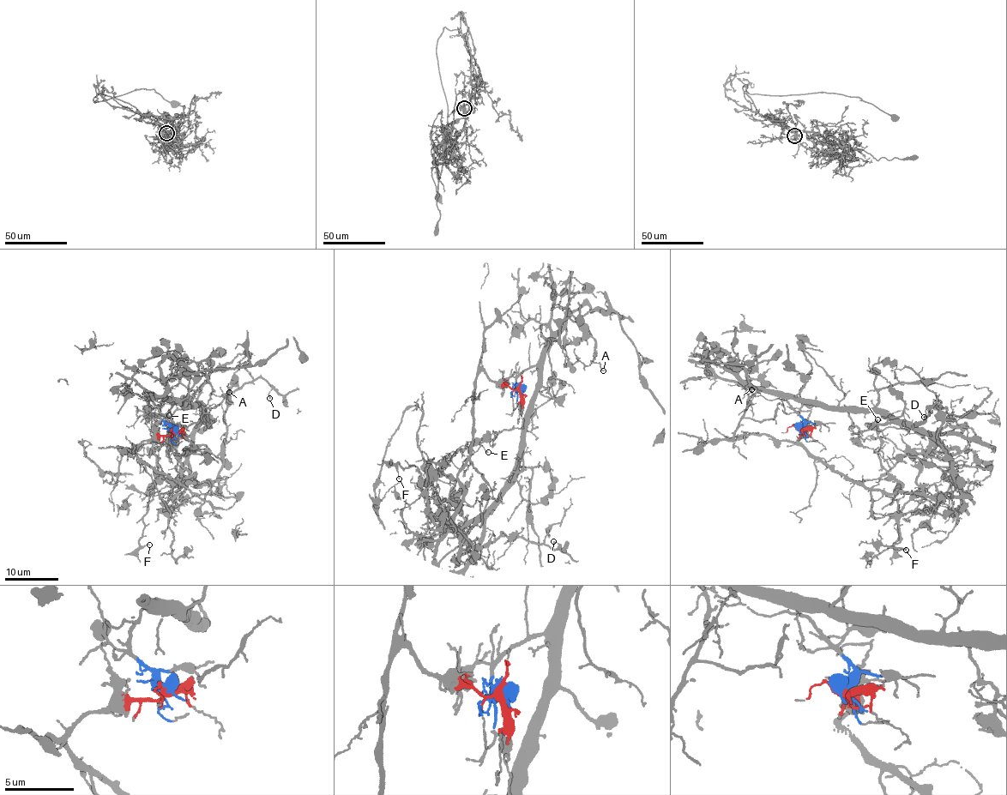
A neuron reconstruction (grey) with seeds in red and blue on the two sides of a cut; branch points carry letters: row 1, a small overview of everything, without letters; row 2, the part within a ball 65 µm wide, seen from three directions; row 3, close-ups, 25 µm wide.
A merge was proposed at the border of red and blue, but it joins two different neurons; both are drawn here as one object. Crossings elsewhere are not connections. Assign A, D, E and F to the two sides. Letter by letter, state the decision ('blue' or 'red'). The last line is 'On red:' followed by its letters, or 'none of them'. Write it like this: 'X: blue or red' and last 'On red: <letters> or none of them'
A: blue
D: red
E: red
F: blue
On red: D, E

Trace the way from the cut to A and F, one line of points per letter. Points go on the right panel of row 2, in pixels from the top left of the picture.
A: (798, 429), (804, 423), (777, 393), (754, 388), (726, 368), (742, 366), (750, 390), (746, 392), (751, 388)
F: (798, 429), (783, 394), (889, 414), (940, 445), (954, 489), (930, 484), (906, 502), (895, 545), (906, 549)

